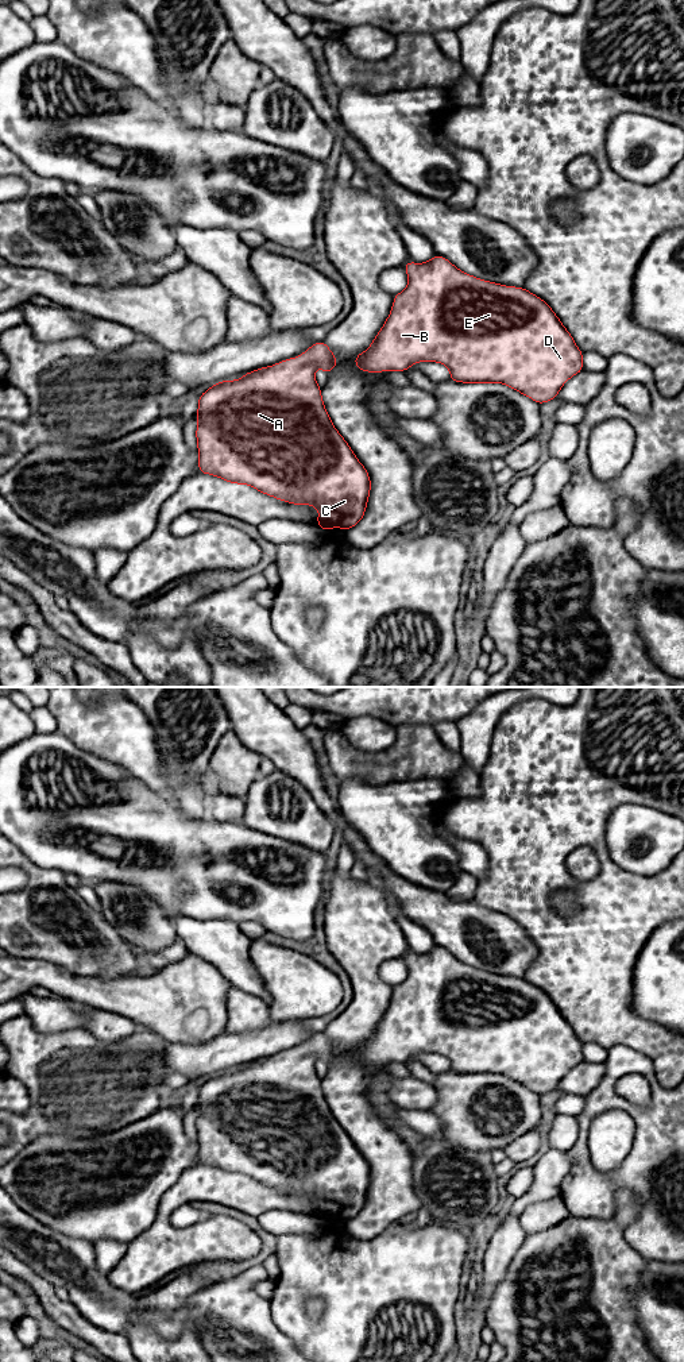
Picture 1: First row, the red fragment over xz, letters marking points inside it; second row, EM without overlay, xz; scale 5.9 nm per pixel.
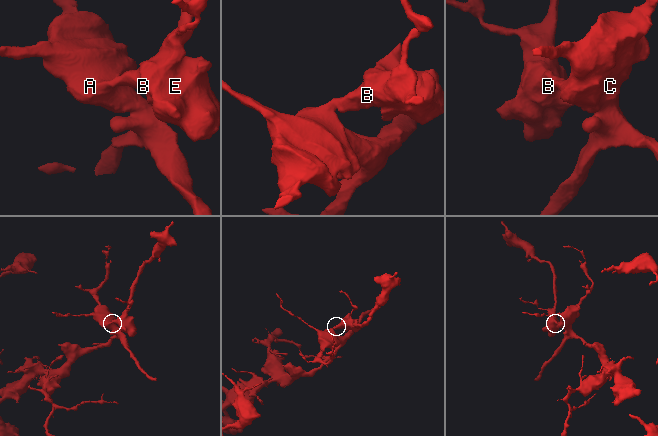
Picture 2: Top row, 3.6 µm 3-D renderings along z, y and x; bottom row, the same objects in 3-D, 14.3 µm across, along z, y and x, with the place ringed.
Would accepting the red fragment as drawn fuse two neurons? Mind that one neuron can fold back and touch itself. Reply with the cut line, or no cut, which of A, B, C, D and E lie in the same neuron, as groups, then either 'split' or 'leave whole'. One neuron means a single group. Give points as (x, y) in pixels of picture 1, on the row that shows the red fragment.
no cut; A B C D E; leave whole

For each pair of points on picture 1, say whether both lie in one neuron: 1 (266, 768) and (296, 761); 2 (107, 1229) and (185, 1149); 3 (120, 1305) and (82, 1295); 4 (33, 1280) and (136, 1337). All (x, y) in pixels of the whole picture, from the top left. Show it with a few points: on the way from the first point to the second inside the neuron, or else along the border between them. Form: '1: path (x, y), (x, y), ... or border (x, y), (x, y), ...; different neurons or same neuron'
1: border (263, 757), (275, 768); different neurons
2: path (126, 1208), (165, 1169); same neuron
3: path (111, 1305), (103, 1305), (92, 1295); same neuron
4: border (124, 1335), (131, 1347); different neurons

